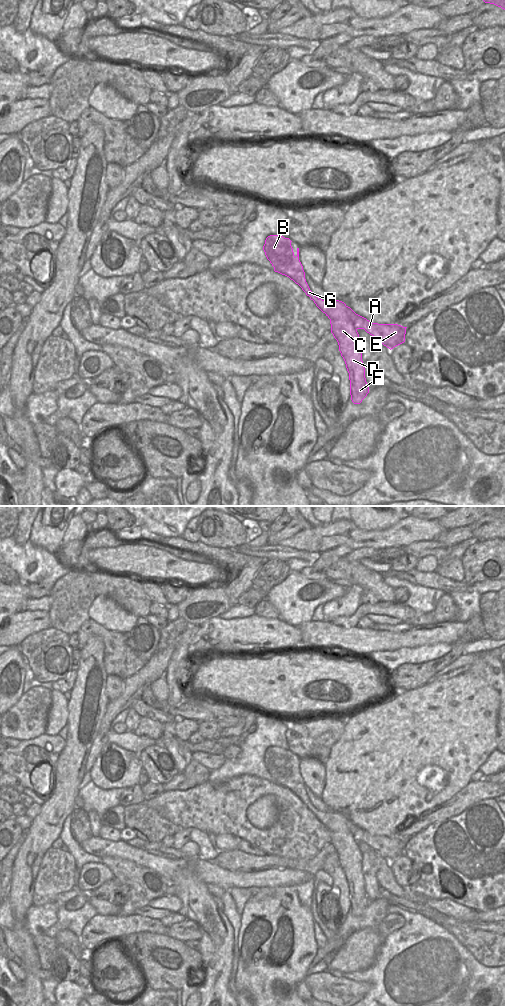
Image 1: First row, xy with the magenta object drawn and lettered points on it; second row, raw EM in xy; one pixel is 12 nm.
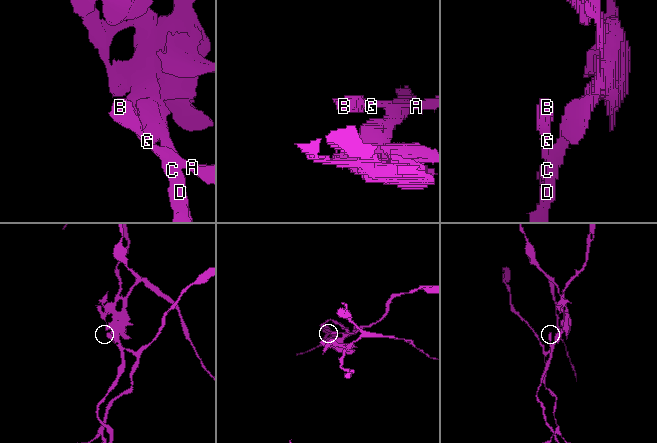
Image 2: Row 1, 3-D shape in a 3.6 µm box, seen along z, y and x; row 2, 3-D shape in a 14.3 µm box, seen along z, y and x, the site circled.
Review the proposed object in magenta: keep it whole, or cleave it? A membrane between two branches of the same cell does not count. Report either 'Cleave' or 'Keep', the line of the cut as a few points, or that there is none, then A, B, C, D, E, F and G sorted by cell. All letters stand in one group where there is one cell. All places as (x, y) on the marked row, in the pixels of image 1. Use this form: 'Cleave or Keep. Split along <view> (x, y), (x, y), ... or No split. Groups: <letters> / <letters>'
Cleave. Split along xy (345, 306), (345, 312), (356, 330). Groups: A B E G / C D F

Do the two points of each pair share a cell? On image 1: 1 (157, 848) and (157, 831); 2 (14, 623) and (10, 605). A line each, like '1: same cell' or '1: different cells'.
1: different cells
2: different cells

